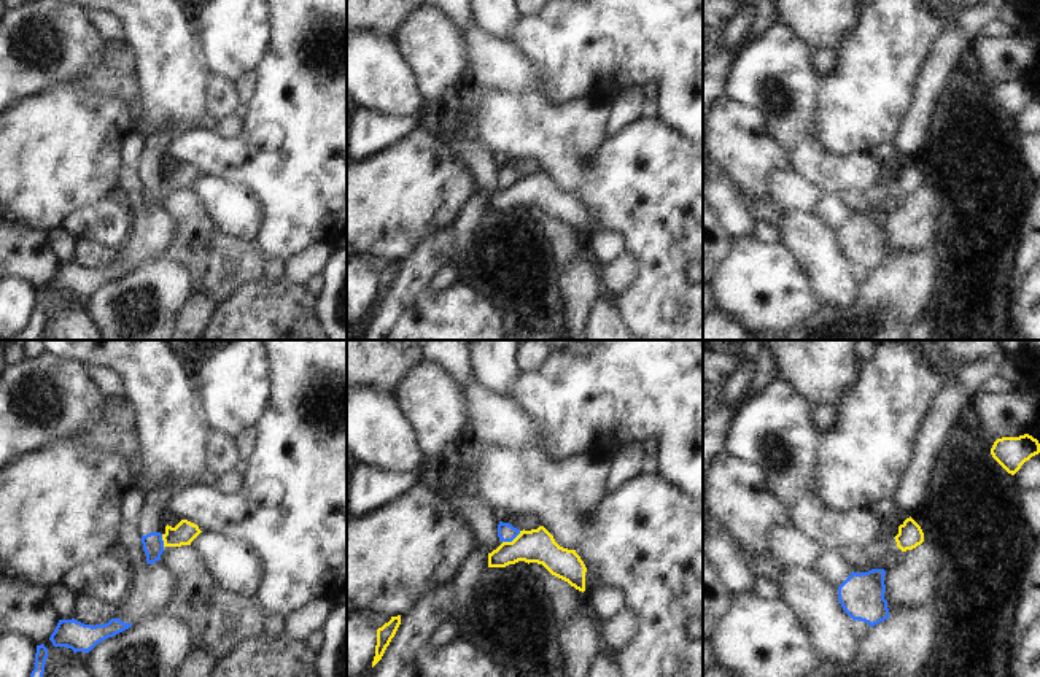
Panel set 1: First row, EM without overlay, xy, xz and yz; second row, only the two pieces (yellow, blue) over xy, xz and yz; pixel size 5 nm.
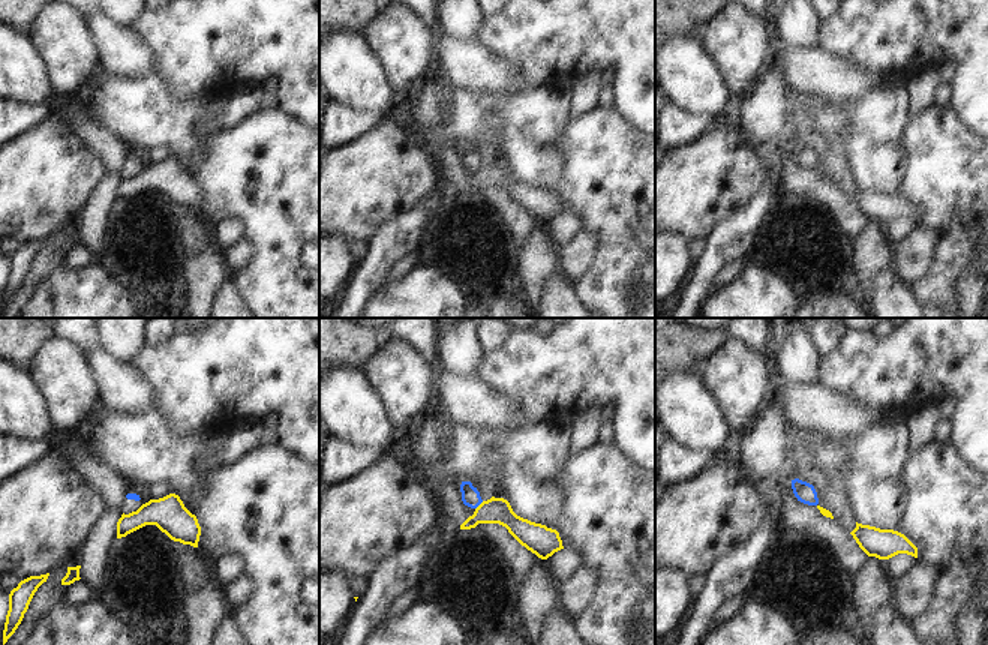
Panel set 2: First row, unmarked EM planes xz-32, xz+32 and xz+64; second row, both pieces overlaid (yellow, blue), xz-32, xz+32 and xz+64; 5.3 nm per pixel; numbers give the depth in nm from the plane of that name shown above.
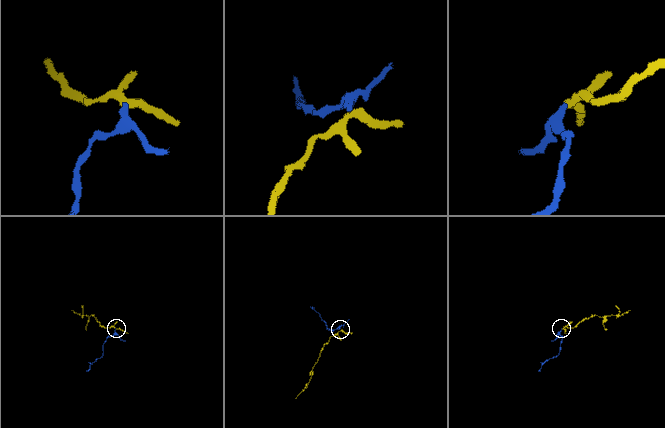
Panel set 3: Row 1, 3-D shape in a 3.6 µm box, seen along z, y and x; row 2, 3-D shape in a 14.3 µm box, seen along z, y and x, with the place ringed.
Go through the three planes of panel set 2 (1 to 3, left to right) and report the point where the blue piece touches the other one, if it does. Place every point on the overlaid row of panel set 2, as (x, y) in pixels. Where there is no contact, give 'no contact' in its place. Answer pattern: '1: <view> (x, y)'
1: no contact
2: xz+32 (479, 506)
3: no contact

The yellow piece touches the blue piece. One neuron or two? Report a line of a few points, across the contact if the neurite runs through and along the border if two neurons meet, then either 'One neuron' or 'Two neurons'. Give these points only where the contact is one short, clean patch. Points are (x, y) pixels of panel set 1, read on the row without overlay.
Line: xz (520, 175), (511, 185), (503, 186). Two neurons.

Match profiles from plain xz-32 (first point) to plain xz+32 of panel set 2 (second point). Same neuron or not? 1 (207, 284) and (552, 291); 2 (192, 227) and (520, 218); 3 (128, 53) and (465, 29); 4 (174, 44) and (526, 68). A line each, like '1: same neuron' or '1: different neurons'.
1: different neurons
2: same neuron
3: different neurons
4: same neuron

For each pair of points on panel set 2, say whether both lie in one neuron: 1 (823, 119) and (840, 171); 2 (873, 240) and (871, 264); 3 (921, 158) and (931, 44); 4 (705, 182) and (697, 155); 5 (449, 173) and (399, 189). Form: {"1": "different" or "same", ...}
{"1": "same", "2": "same", "3": "different", "4": "same", "5": "different"}

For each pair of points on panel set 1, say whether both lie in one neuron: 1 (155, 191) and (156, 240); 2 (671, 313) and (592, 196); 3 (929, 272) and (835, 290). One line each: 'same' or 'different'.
1: different
2: same
3: different

